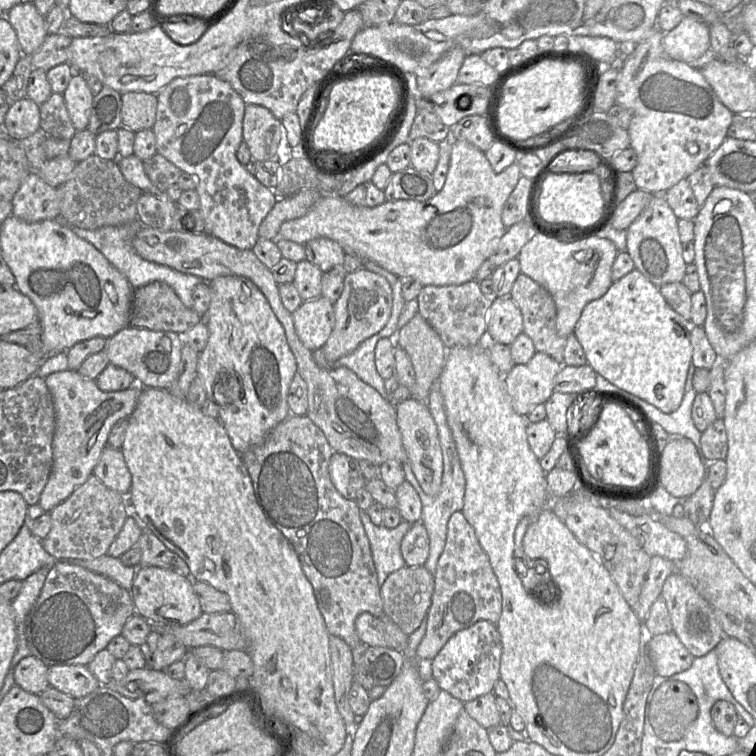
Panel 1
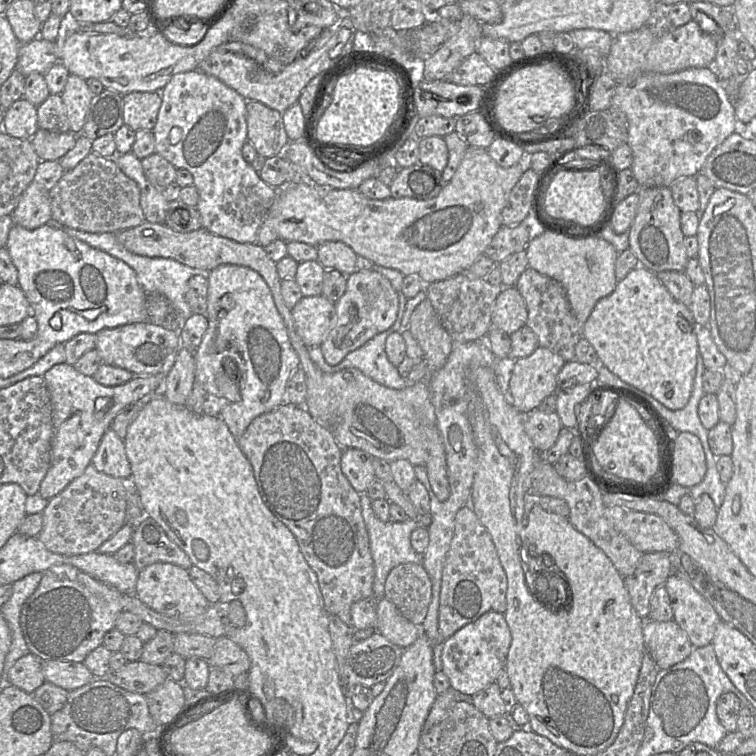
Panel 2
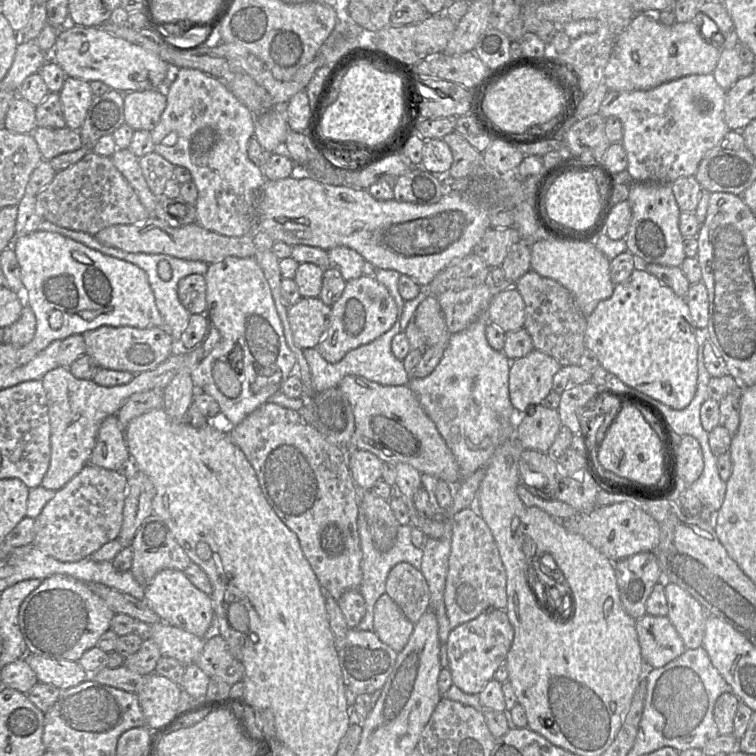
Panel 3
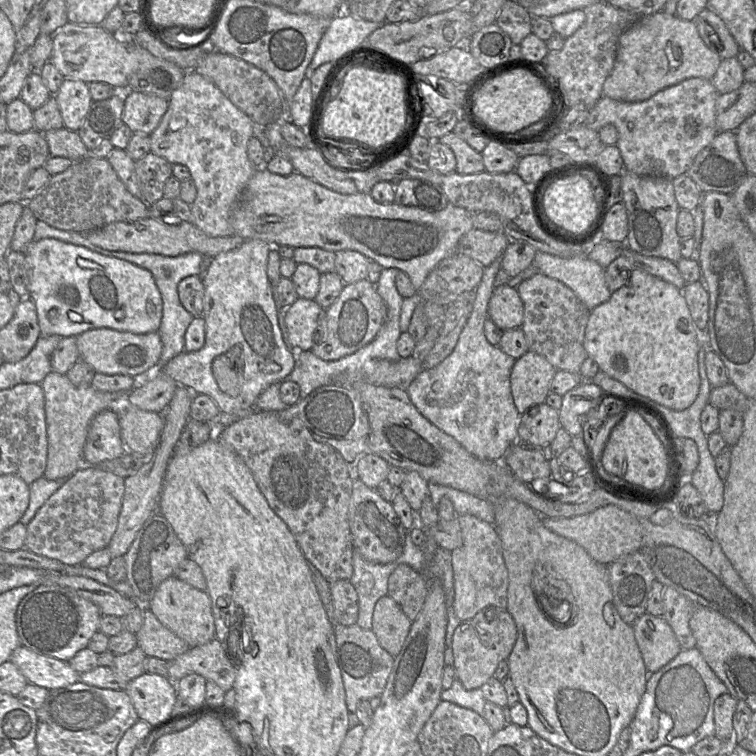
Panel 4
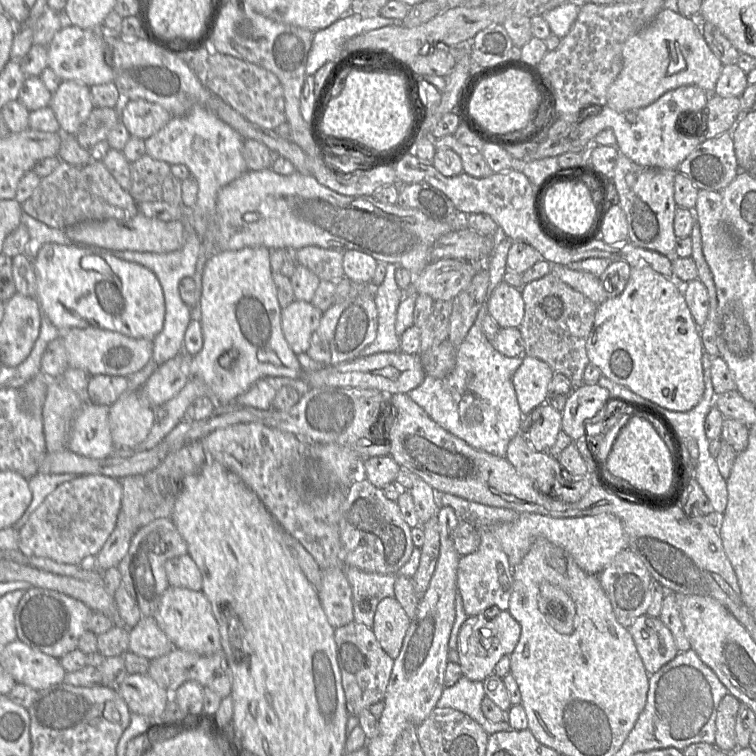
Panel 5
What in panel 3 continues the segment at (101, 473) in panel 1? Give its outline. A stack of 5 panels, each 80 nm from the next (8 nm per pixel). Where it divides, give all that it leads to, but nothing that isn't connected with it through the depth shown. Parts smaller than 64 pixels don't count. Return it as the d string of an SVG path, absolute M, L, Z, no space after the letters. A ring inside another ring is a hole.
M116 414L108 416L98 430L89 464L112 471L123 469L130 456L124 430Z

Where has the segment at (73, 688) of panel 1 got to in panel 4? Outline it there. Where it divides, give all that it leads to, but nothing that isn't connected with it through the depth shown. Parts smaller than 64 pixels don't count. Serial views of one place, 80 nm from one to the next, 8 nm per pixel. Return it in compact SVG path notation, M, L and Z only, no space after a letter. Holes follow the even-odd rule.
M23 645L12 652L9 661L18 667L28 683L48 690L66 687L80 678L68 662L36 653Z

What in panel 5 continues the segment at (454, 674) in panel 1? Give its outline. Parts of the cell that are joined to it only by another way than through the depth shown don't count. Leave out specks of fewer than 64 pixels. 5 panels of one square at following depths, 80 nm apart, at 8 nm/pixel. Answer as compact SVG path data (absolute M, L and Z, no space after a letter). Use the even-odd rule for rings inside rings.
M500 610L500 613L491 620L488 620L483 613L468 617L457 637L459 665L463 676L471 681L483 682L488 676L494 674L494 667L499 660L505 655L510 656L514 651L520 634L521 626L509 610Z

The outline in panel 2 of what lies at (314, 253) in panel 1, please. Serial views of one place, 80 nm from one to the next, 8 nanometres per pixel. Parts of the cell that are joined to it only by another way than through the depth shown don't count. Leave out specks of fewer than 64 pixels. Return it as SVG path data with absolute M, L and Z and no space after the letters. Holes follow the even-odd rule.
M324 242L317 246L317 261L325 269L336 269L345 276L356 272L356 253L343 242Z

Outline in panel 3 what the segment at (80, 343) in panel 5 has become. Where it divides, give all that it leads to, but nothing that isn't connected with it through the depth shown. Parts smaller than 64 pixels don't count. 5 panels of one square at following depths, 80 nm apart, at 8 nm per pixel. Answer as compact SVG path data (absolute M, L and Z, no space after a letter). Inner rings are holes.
M101 326L82 335L86 354L90 355L100 368L110 370L139 374L155 369L174 353L174 342L164 327L139 329L129 326Z

